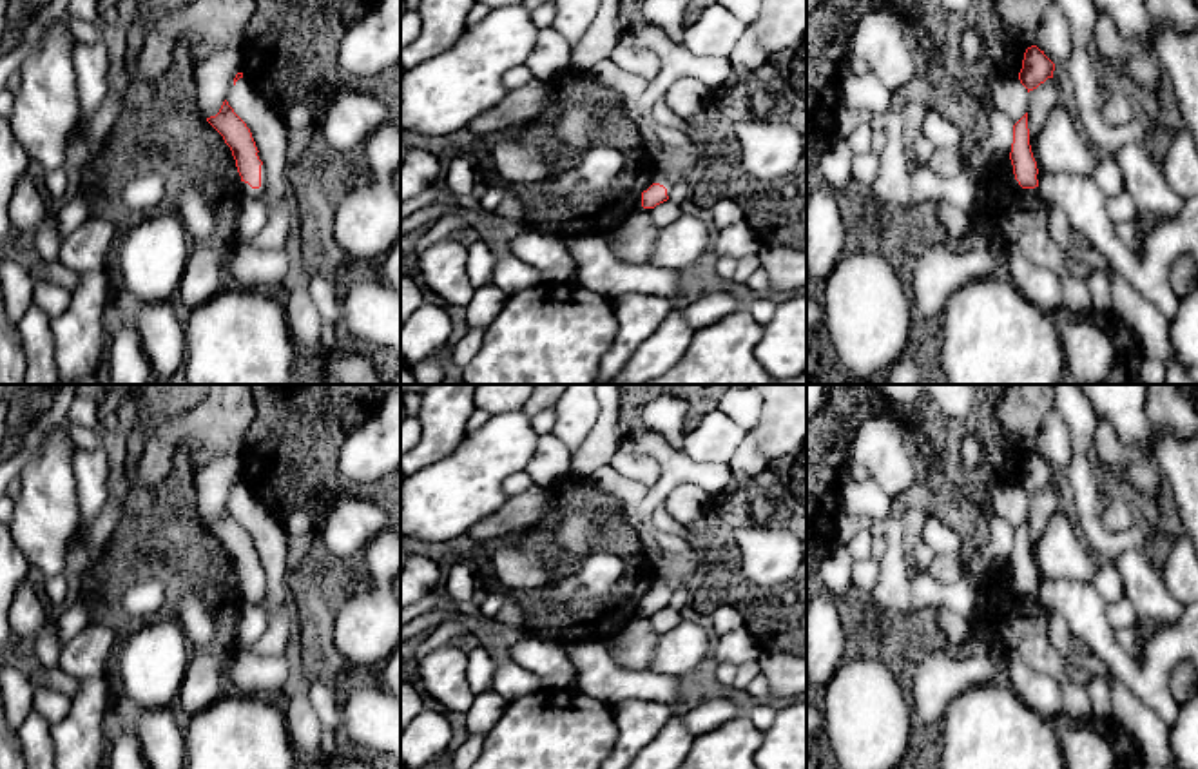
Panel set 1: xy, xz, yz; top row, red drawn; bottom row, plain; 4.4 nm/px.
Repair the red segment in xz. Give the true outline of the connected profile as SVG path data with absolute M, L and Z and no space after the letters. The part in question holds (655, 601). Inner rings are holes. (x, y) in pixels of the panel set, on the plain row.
M652 589L647 597L642 599L642 613L654 615L656 611L667 608L667 595L660 589Z

